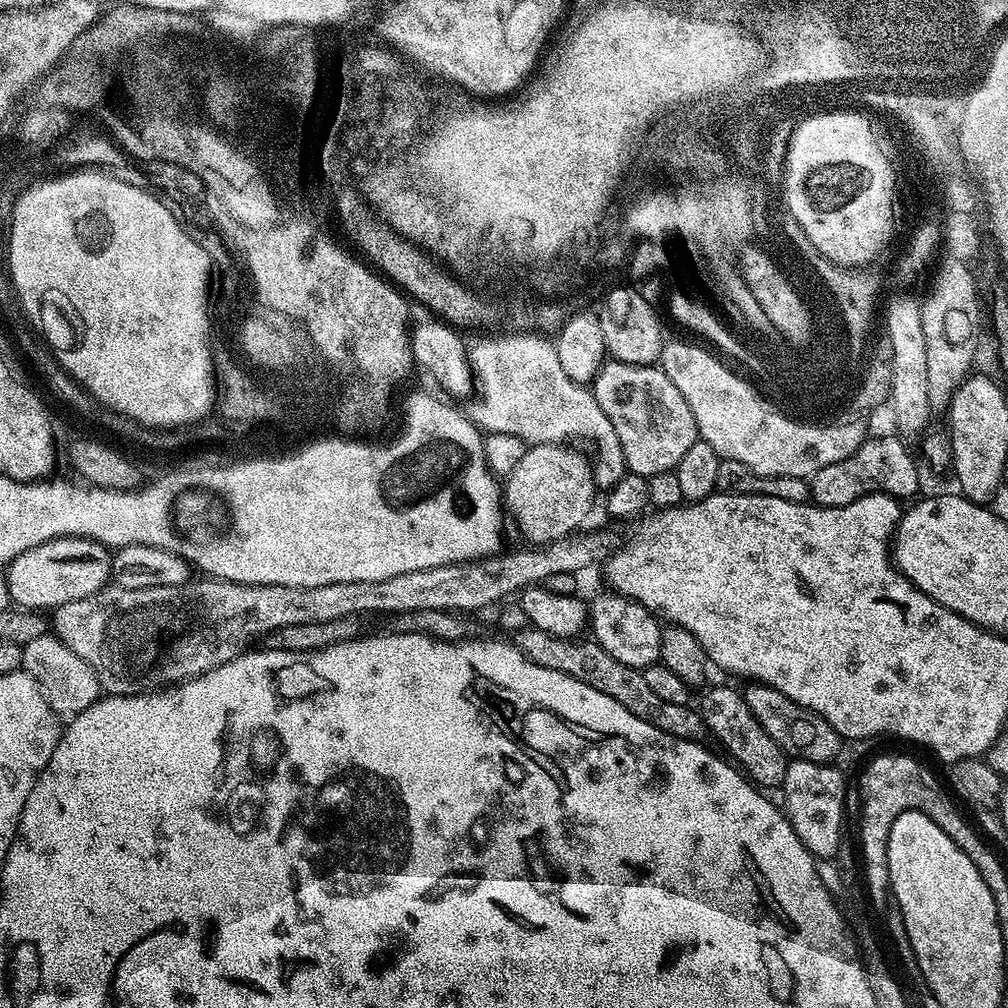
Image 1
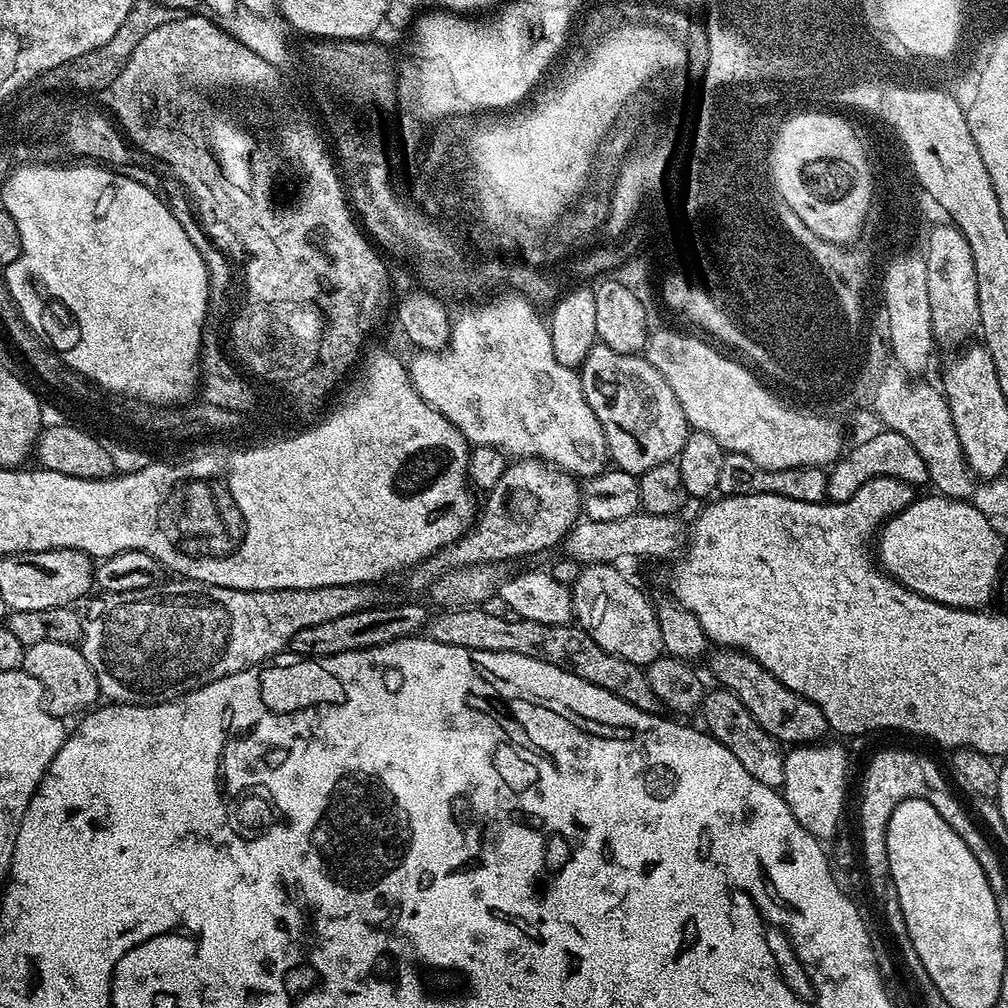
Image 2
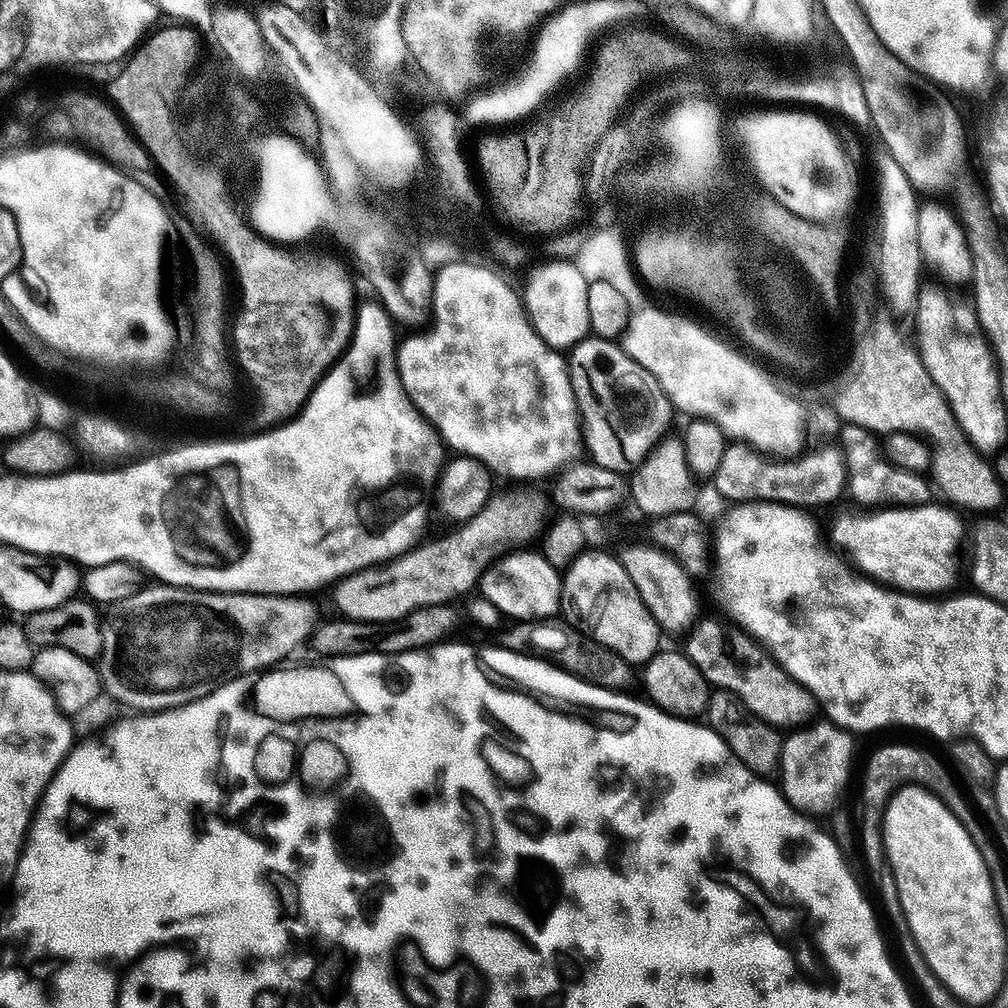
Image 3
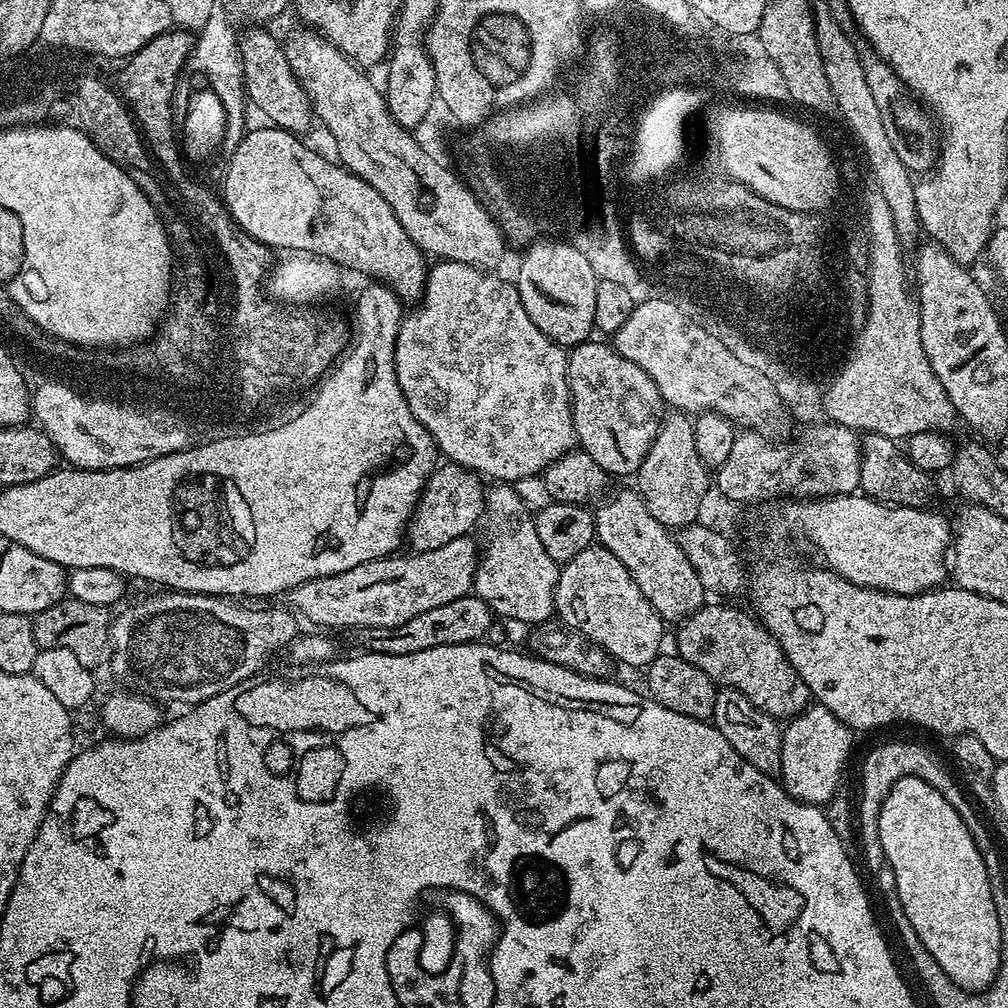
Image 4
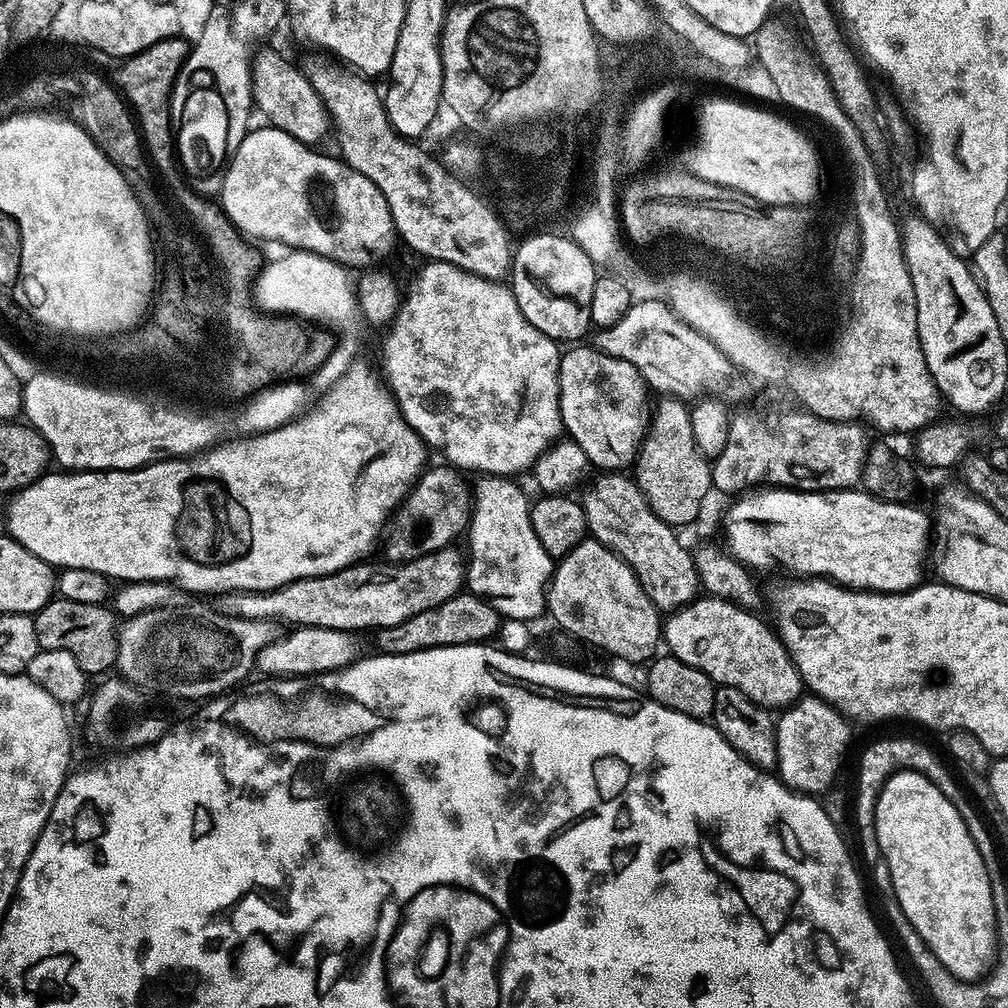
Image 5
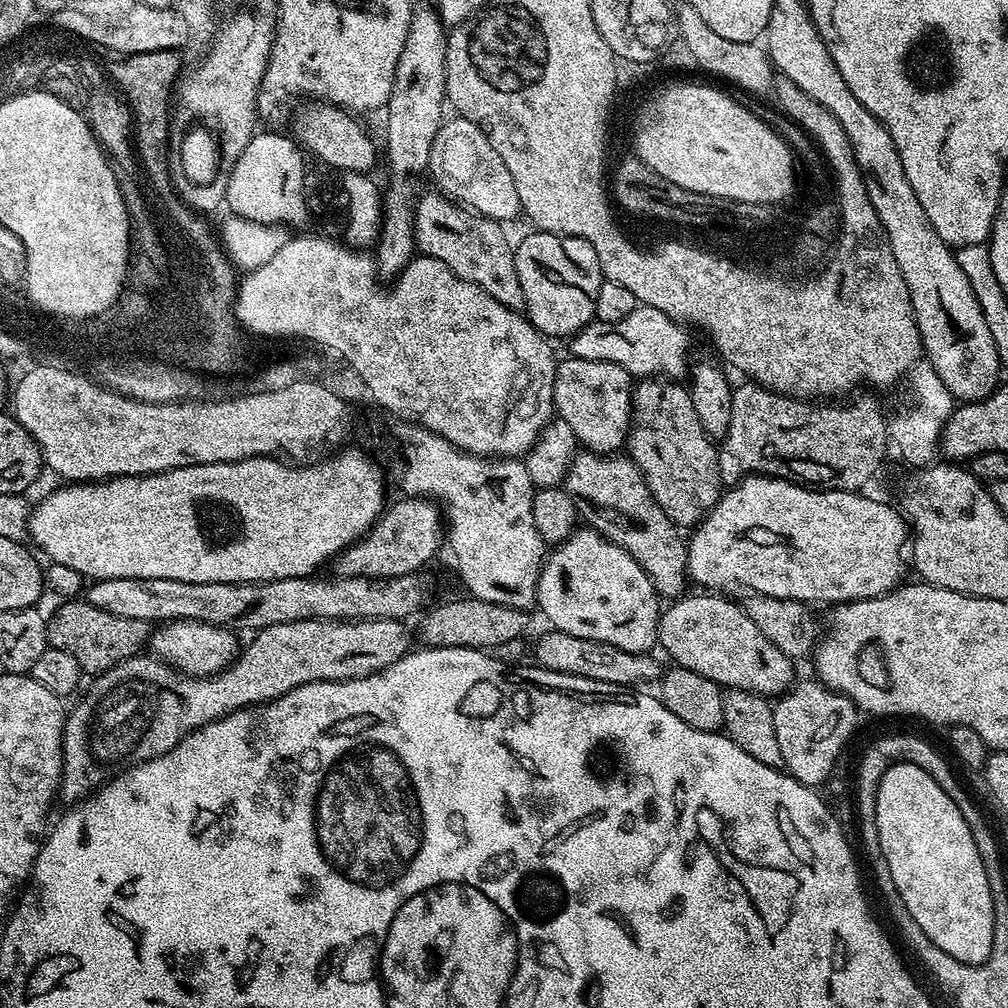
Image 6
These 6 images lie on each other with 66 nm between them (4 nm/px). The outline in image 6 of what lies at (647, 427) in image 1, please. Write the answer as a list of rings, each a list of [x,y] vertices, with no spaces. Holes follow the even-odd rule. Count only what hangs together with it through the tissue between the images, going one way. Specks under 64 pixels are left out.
[[[575,358],[561,359],[556,366],[554,378],[554,394],[552,403],[559,419],[565,420],[574,430],[577,441],[587,451],[596,453],[616,454],[625,447],[628,430],[632,423],[632,393],[634,391],[633,377],[626,369],[614,362],[605,360],[578,360]]]

